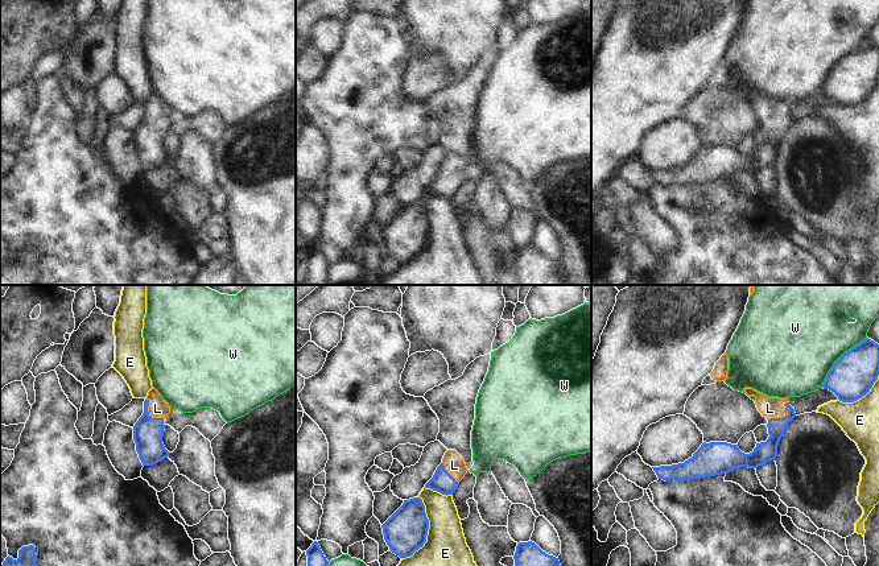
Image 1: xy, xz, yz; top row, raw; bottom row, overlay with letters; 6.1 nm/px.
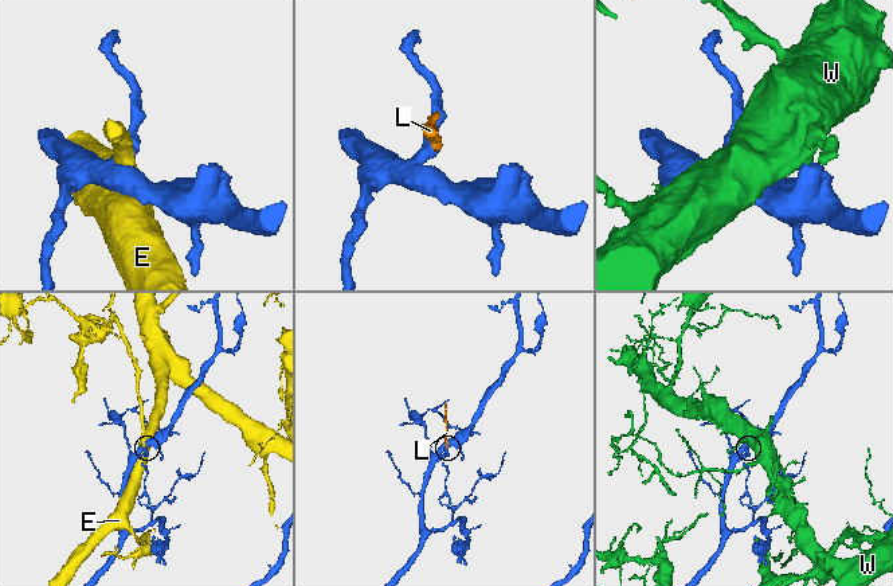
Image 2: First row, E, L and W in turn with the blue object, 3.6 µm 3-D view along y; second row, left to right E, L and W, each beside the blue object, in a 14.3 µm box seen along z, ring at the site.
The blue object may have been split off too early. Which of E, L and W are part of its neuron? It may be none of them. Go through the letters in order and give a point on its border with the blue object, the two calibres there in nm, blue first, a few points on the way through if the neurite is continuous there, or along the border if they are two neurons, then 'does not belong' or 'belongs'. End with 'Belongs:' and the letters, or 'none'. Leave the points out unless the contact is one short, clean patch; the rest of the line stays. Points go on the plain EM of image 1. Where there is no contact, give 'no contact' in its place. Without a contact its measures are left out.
E: meets blue in xz at (426, 236); 260 nm thick on the blue side, 380 nm on the other; does not belong
L: meets blue in yz at (783, 122); 130 nm thick on the blue side, 130 nm on the other; runs through yz (764, 156), (783, 122), (770, 112); belongs
W: meets blue in yz at (838, 63); 280 nm thick on the blue side, 480 nm on the other; does not belong
Belongs: L

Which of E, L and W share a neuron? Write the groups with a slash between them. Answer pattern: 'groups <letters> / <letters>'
groups E / L / W

